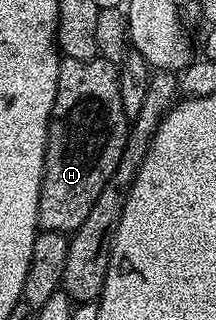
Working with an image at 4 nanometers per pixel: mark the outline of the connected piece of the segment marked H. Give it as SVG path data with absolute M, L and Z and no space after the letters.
M70 56L62 59L57 93L53 99L53 112L49 115L45 173L39 194L37 223L44 231L72 234L79 226L83 226L87 214L91 214L91 206L95 206L95 198L99 198L103 186L107 186L107 178L115 174L115 166L119 166L130 126L130 121L123 114L123 102L119 94L120 77L118 65L109 60L80 60Z

